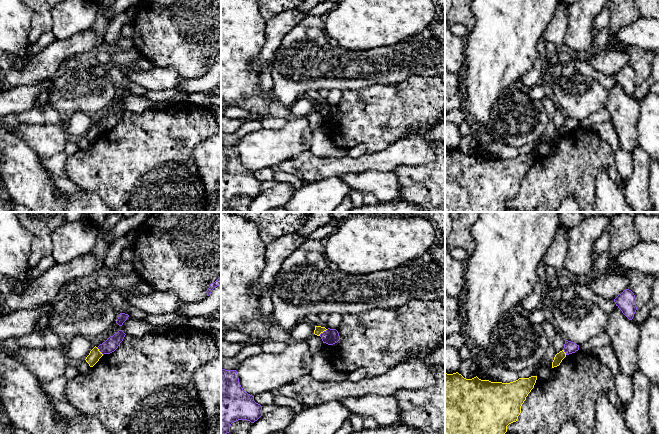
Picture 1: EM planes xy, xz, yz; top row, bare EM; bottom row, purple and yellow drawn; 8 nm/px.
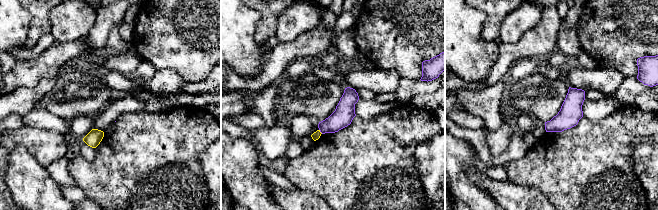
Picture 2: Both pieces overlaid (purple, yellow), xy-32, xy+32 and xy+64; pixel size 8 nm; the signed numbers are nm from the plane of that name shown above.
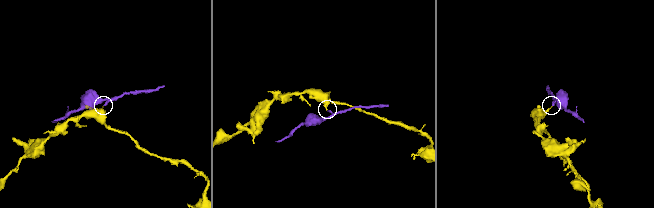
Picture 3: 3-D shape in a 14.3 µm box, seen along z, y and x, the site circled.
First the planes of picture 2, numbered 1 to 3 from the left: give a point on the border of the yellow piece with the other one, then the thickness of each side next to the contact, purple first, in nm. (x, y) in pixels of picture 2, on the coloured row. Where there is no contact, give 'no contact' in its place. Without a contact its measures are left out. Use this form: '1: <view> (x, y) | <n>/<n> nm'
1: no contact
2: xy+32 (320, 131) | 160/70 nm
3: no contact

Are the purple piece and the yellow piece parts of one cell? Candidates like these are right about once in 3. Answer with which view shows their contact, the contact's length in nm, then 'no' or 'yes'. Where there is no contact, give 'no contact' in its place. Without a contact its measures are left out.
xz | 90 nm | no

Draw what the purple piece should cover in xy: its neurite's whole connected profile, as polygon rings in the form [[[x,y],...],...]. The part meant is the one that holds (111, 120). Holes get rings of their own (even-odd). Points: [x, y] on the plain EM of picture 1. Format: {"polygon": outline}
{"polygon": [[[119,106],[113,112],[110,112],[105,118],[100,120],[97,124],[103,131],[110,130],[118,124],[125,111],[126,110],[122,106]]]}

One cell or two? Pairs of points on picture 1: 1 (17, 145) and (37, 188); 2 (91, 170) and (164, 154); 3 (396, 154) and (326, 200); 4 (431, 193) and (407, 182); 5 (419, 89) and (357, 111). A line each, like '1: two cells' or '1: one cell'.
1: one cell
2: one cell
3: two cells
4: one cell
5: one cell

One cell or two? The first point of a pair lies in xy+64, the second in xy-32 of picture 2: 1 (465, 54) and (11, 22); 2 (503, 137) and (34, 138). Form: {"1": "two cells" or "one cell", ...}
{"1": "one cell", "2": "one cell"}

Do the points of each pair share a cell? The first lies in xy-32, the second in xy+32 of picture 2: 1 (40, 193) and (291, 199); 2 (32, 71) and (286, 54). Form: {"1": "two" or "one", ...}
{"1": "two", "2": "one"}

